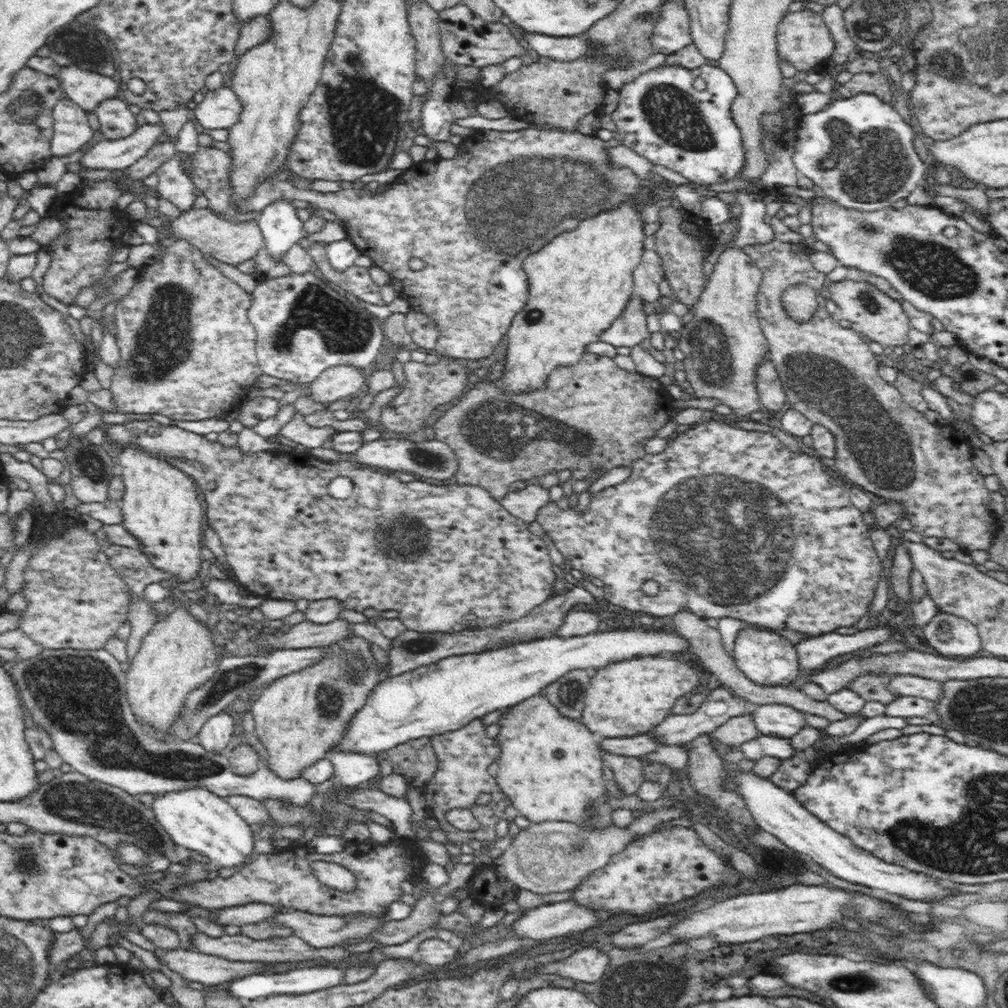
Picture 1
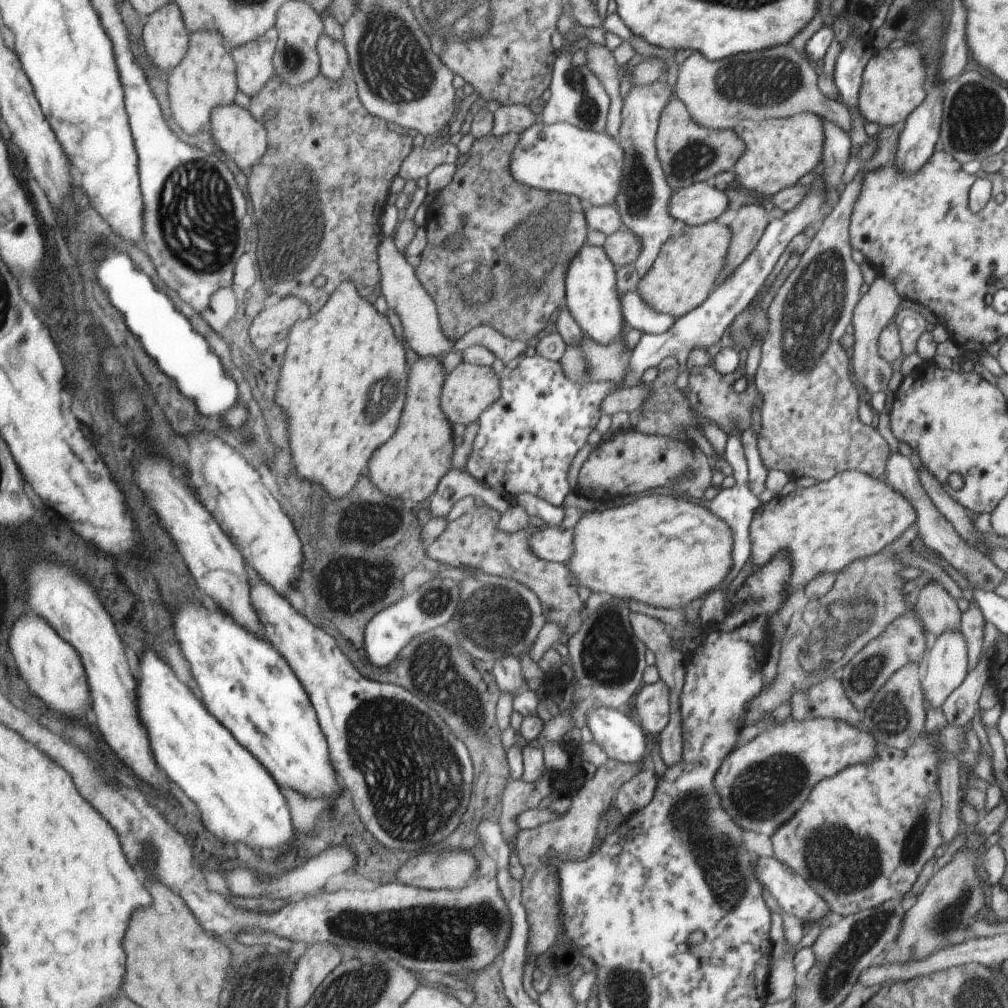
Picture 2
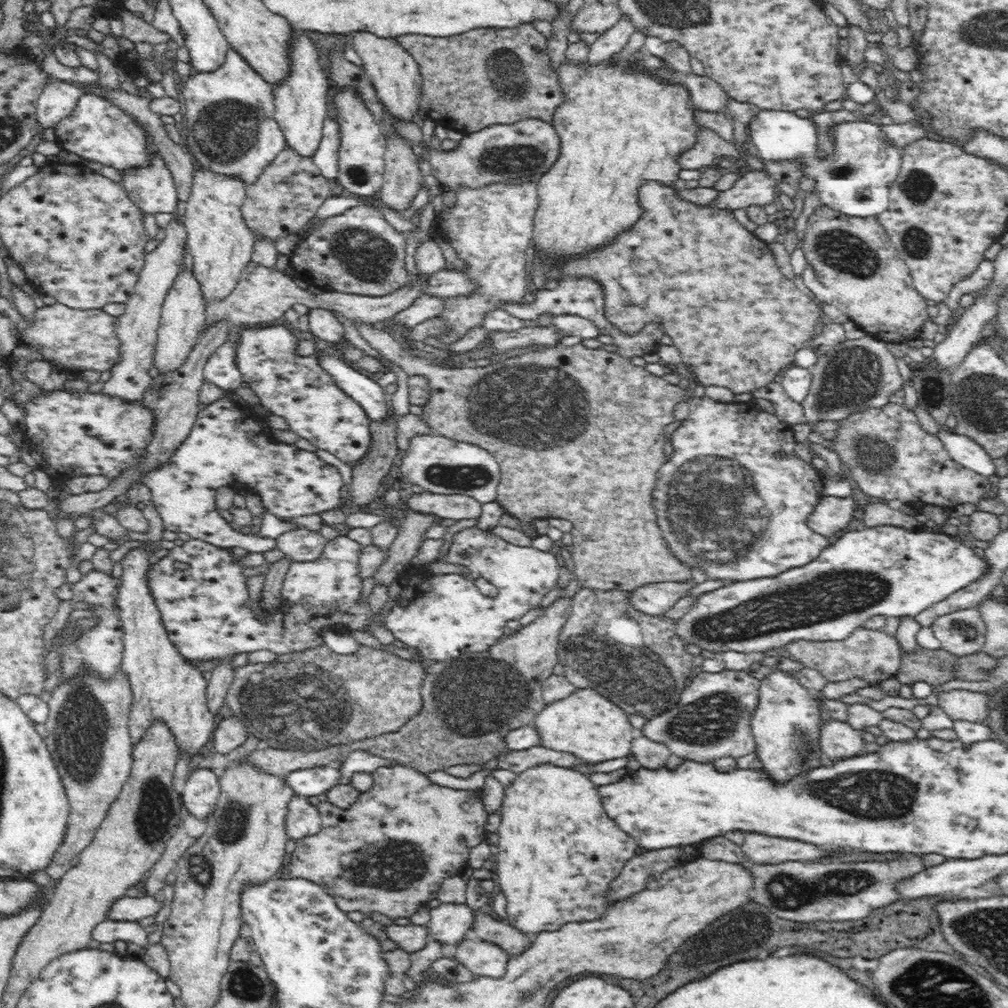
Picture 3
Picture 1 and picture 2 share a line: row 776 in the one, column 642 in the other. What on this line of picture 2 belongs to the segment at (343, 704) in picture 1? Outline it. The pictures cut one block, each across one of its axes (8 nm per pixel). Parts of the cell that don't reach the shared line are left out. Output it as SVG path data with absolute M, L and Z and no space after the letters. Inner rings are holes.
M718 221L690 226L685 234L670 237L649 273L637 284L640 298L652 310L672 315L674 318L684 317L686 313L692 312L716 292L716 286L722 280L721 274L725 272L732 238L731 228Z

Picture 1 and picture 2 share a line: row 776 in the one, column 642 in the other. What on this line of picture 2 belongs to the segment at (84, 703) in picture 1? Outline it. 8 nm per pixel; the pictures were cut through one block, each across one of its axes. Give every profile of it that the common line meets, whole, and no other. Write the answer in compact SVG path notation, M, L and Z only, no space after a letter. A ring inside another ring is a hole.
M656 80L652 85L632 86L621 109L621 127L618 138L625 149L624 179L621 193L614 206L619 210L624 227L632 231L641 244L639 255L634 262L639 278L649 273L664 244L669 240L676 219L670 212L674 190L661 165L657 153L657 130L660 112L670 98L670 90Z

